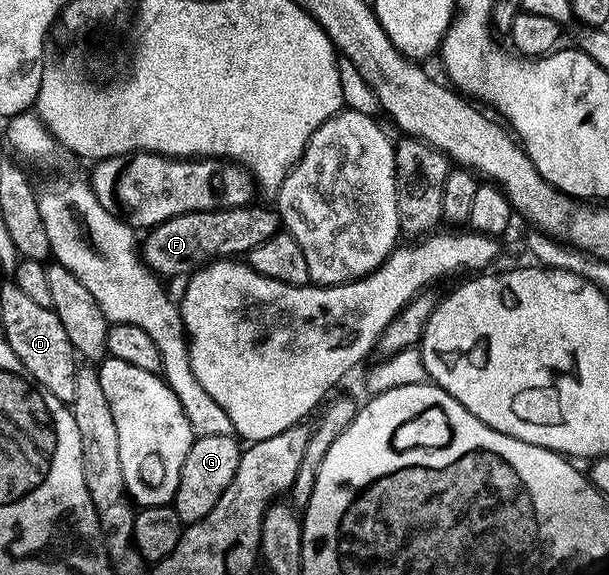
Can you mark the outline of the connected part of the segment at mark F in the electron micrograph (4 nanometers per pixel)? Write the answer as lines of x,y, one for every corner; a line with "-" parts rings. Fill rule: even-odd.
259,204
177,215
165,223
156,225
154,229
144,236
147,237
144,241
142,238
141,260
152,273
160,278
180,277
180,279
183,279
194,273
197,267
202,267
216,259
235,259
240,255
246,255
250,249
265,243
265,239
269,239
273,234
280,232
281,229
278,212
274,208
266,209
265,206

